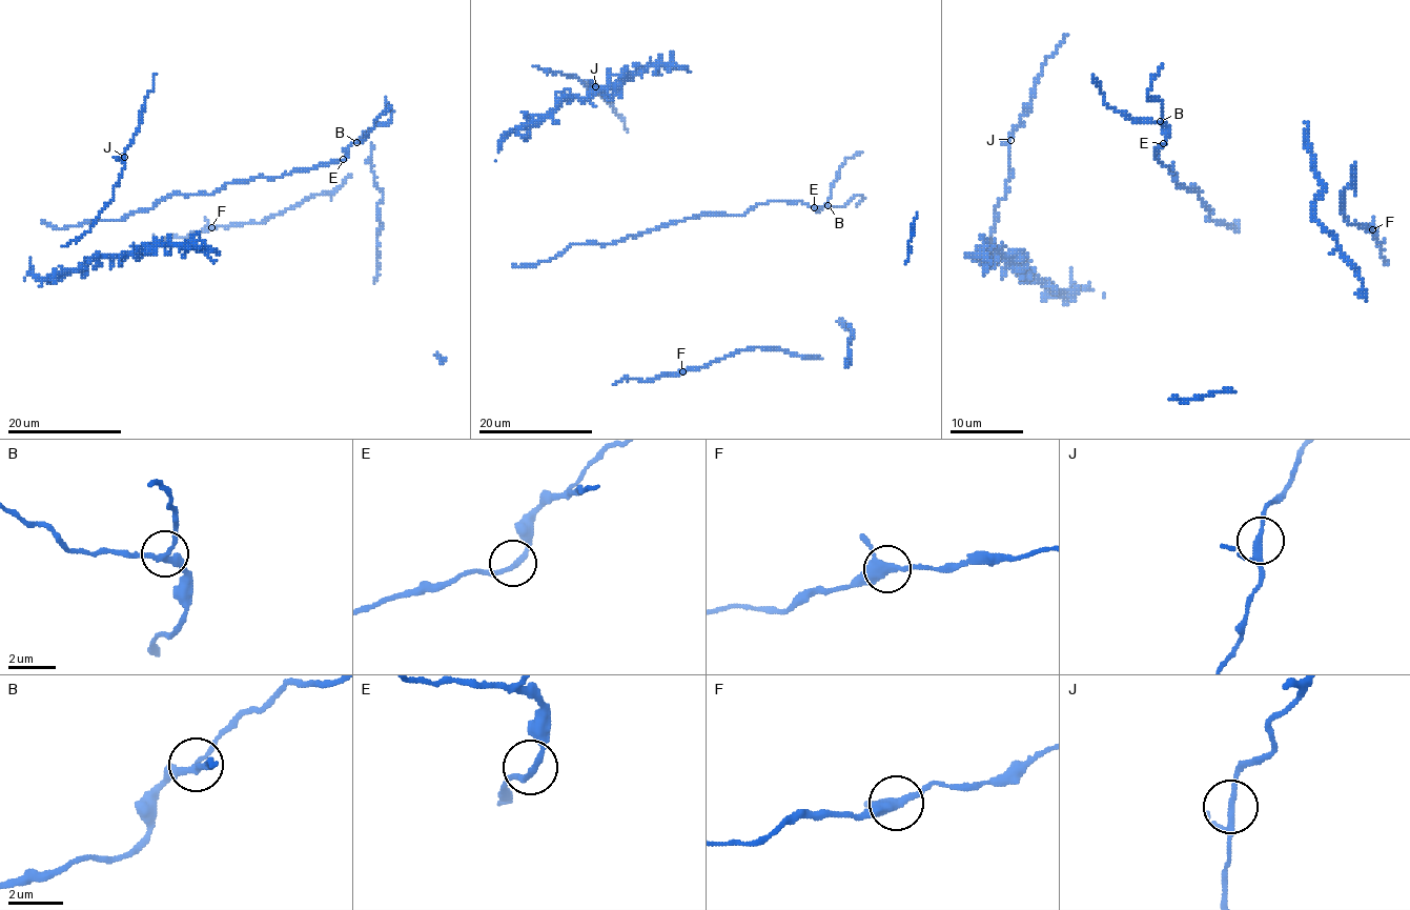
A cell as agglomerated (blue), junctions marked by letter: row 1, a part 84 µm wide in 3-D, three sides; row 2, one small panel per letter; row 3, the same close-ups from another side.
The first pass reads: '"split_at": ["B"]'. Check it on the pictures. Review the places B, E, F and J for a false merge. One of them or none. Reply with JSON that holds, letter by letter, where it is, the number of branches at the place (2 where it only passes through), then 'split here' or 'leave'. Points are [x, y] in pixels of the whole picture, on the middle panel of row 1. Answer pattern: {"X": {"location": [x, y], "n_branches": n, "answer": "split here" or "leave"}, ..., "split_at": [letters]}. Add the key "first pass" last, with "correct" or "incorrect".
{"B": {"location": [828, 205], "n_branches": 3, "answer": "split here"}, "E": {"location": [814, 207], "n_branches": 2, "answer": "leave"}, "F": {"location": [682, 371], "n_branches": 3, "answer": "leave"}, "J": {"location": [595, 86], "n_branches": 3, "answer": "leave"}, "split_at": ["B"], "first pass": "correct"}

